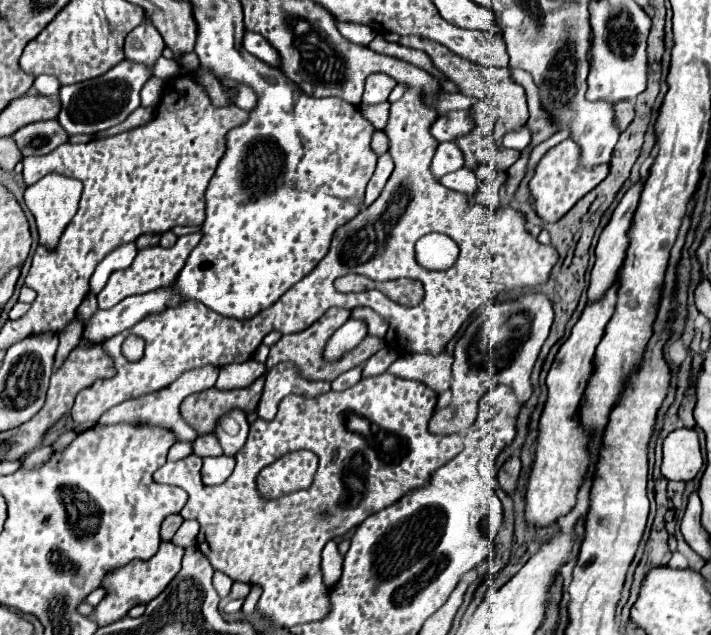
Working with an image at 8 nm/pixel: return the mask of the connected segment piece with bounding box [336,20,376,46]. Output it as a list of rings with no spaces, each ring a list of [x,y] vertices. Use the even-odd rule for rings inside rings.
[[[336,20],[336,22],[338,22],[338,32],[340,32],[346,40],[350,40],[350,42],[356,42],[356,44],[366,46],[366,44],[376,36],[376,32],[372,32],[372,28],[368,28],[368,26],[348,24],[348,22],[340,22],[340,20]]]

